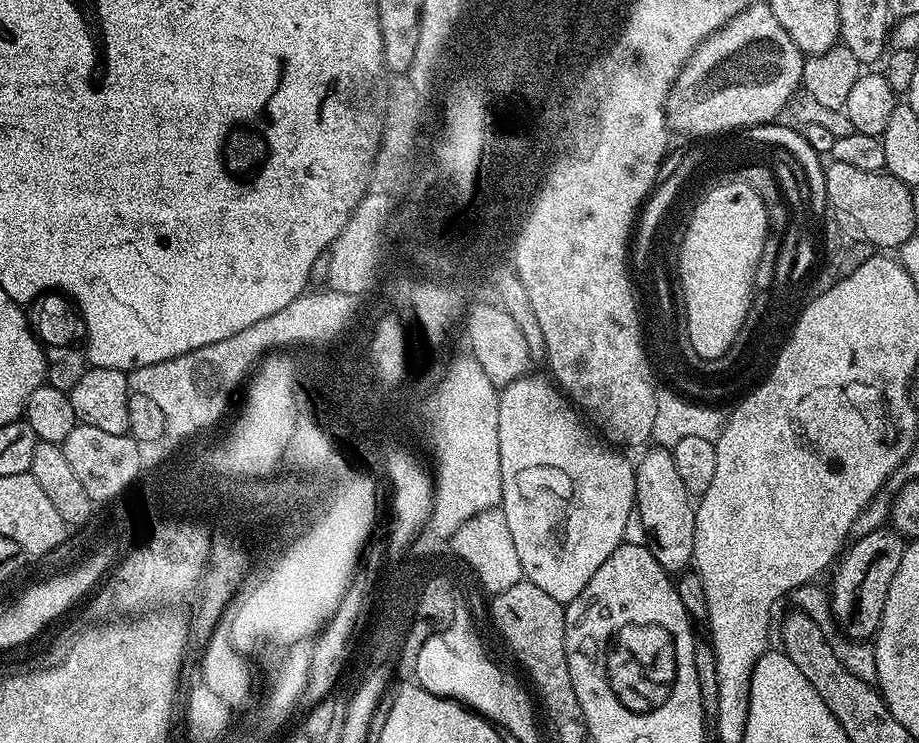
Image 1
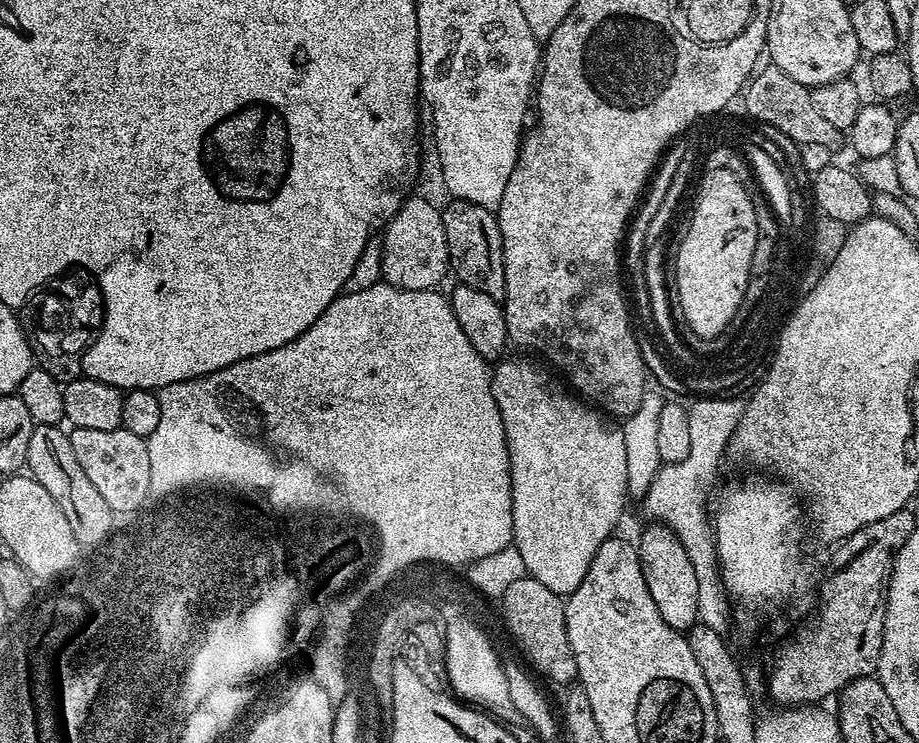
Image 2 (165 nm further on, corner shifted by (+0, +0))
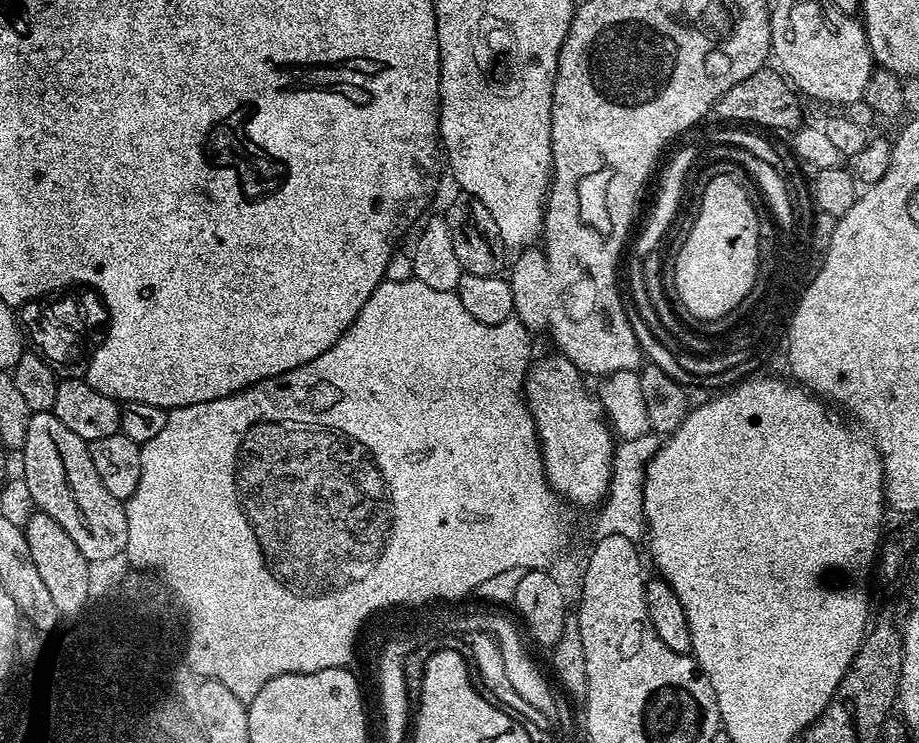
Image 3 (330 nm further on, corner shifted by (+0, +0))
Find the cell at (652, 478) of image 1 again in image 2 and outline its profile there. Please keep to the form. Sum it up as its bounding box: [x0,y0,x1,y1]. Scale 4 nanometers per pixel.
[638,522,698,633]

